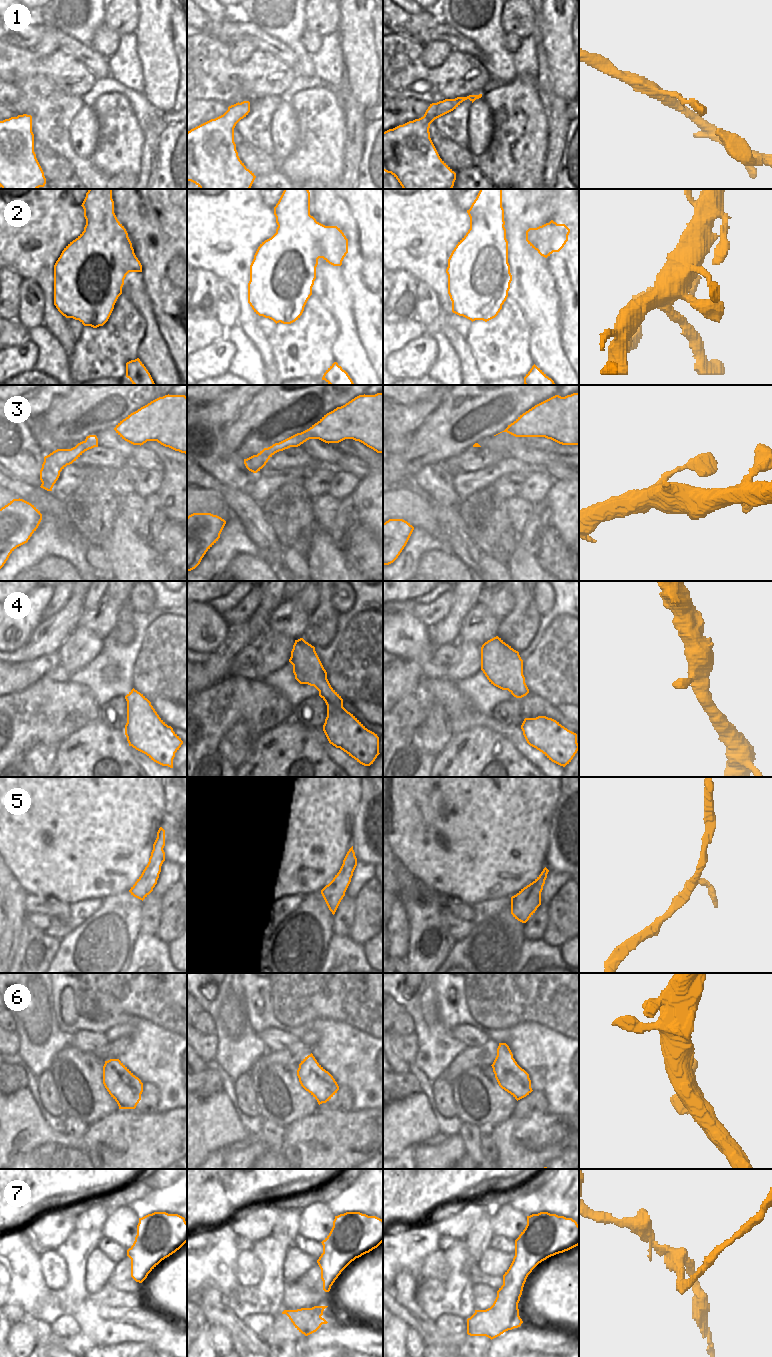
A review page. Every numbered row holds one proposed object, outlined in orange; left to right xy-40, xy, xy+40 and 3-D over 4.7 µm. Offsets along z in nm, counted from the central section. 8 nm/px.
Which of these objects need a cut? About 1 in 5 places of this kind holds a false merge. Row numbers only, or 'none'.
none.

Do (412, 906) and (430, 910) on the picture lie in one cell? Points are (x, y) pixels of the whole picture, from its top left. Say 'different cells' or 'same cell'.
same cell

